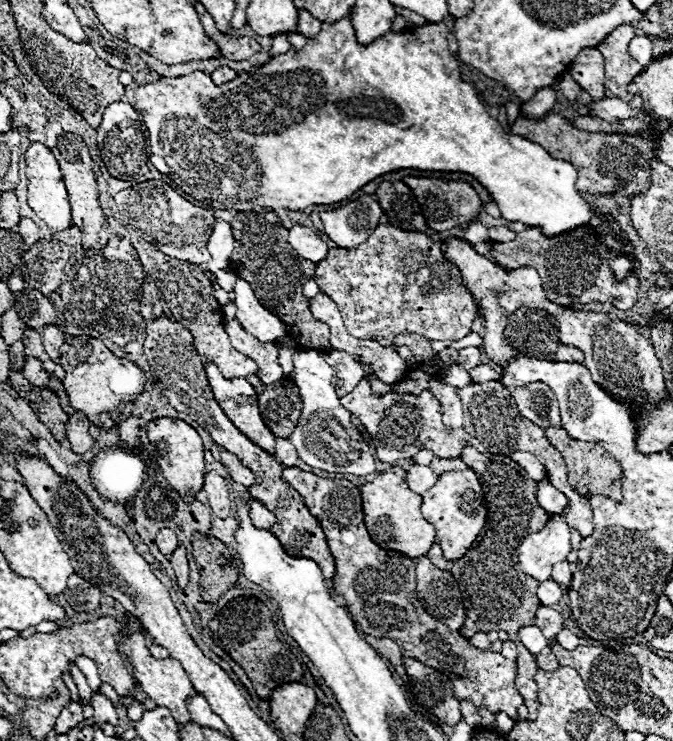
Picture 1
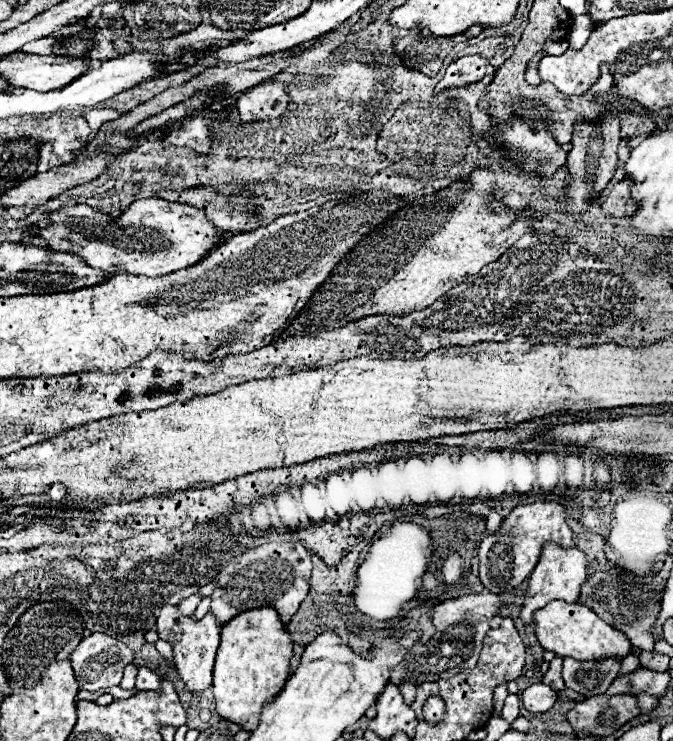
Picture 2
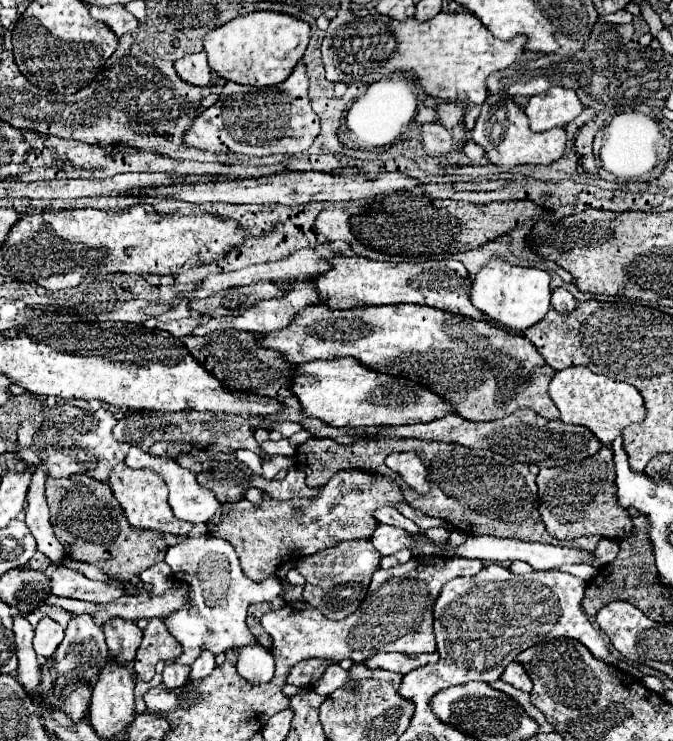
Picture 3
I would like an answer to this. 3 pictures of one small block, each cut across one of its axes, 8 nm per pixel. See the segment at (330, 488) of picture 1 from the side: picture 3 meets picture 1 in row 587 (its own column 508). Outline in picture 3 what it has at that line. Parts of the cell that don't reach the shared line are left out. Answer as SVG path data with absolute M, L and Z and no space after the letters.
M316 304L298 312L290 328L260 334L258 342L264 348L282 352L294 364L350 356L376 372L408 374L446 396L466 420L498 420L518 408L530 408L548 420L558 418L558 408L548 394L548 384L556 370L546 364L530 340L508 334L490 322L478 322L438 308L396 304L330 310L326 304Z

